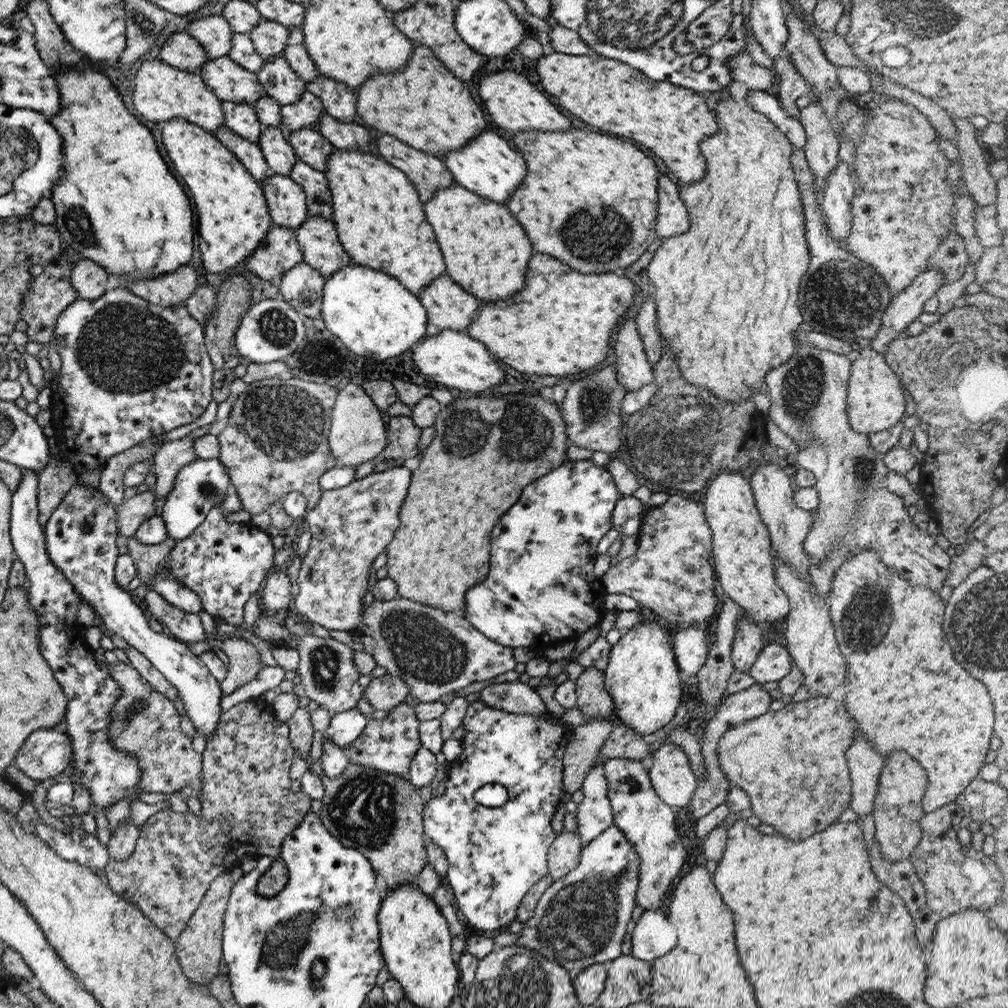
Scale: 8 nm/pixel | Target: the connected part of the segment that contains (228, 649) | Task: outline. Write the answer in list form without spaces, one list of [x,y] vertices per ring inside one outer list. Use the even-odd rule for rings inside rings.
[[[230,635],[219,640],[219,648],[227,656],[225,678],[220,682],[222,696],[247,684],[264,667],[259,659],[257,648],[248,641]]]

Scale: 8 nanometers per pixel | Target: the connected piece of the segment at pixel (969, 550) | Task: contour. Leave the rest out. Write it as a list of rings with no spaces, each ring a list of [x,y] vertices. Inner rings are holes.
[[[969,542],[966,547],[962,547],[960,554],[950,557],[949,575],[945,579],[947,586],[953,586],[955,589],[975,568],[981,566],[981,562],[987,552],[982,542]]]

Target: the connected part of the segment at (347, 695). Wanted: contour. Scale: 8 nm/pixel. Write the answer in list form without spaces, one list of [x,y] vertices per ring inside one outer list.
[[[317,636],[295,638],[294,647],[299,653],[299,664],[294,673],[300,676],[304,696],[309,700],[313,699],[319,707],[326,708],[330,716],[356,709],[362,686],[357,683],[360,672],[357,672],[352,659],[354,650],[333,638]]]

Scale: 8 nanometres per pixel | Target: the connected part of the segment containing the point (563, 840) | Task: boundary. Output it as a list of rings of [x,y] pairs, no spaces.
[[[577,833],[557,834],[557,839],[553,840],[546,856],[548,875],[553,881],[563,878],[563,875],[576,867],[582,847],[583,844]]]

